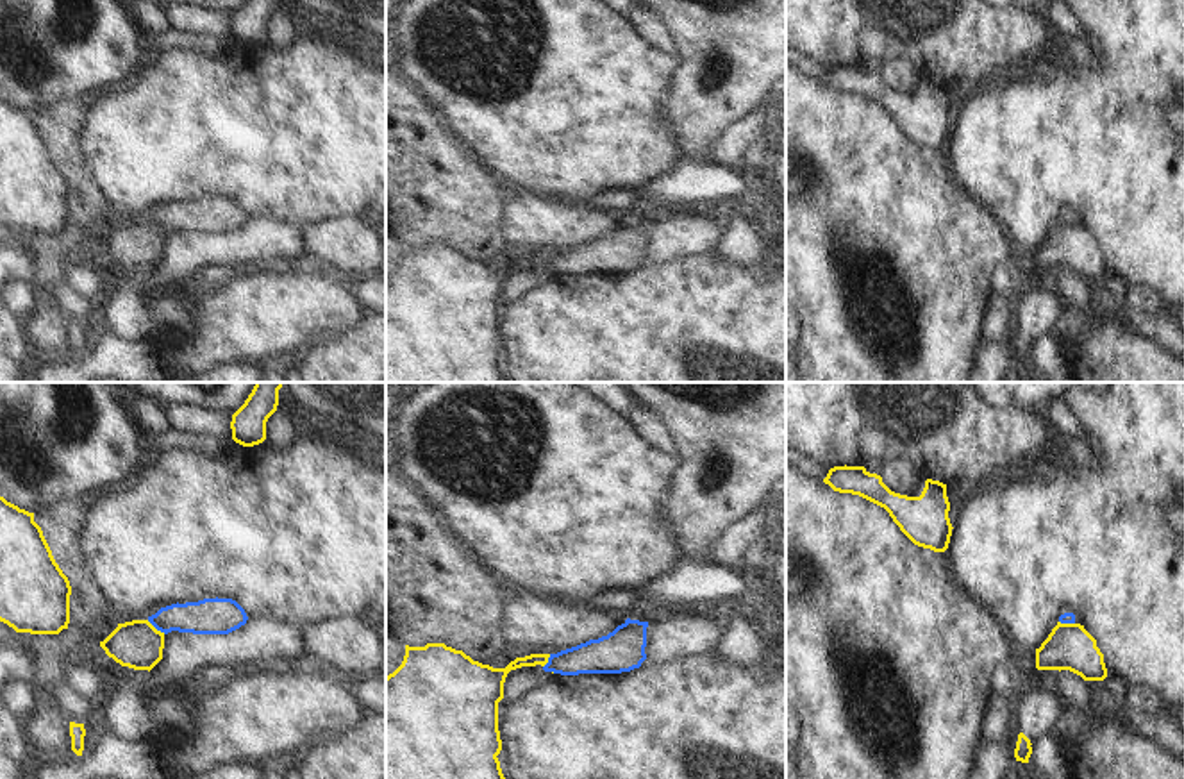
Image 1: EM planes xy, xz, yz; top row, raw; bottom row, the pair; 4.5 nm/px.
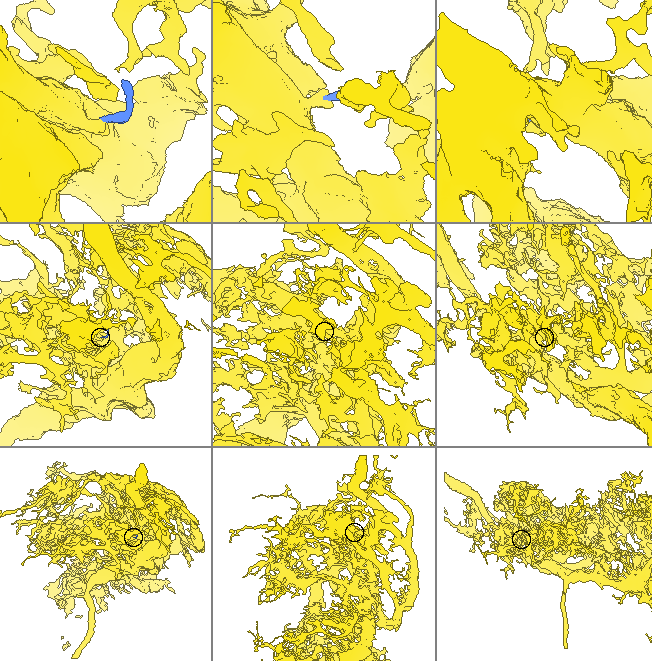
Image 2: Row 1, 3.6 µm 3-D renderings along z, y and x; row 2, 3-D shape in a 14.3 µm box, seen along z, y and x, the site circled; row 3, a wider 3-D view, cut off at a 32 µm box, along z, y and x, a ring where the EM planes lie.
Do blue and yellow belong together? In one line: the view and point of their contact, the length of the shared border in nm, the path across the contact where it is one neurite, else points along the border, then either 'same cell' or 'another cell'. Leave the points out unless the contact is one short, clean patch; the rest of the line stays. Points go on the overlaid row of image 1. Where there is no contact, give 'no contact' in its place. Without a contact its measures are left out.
xy (156, 628) | 110 nm | along xy (147, 620), (165, 633) | another cell

